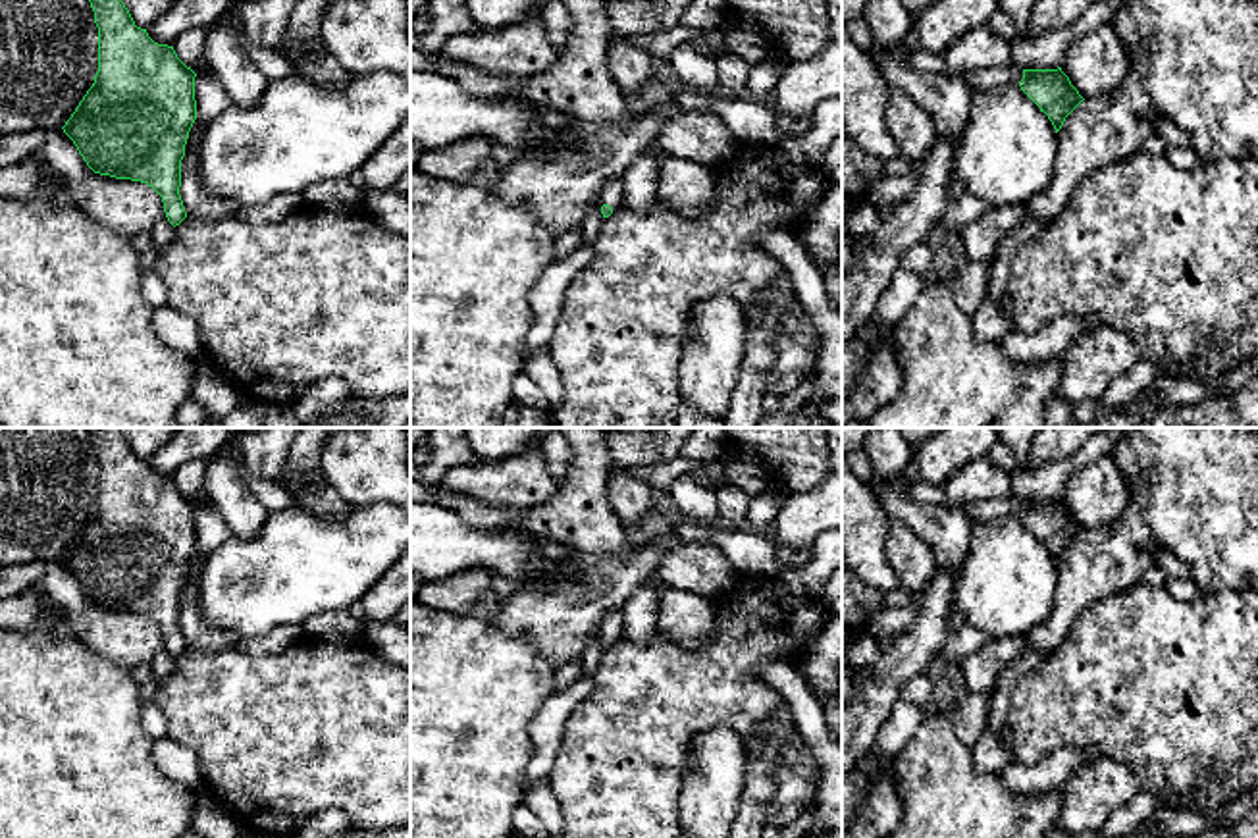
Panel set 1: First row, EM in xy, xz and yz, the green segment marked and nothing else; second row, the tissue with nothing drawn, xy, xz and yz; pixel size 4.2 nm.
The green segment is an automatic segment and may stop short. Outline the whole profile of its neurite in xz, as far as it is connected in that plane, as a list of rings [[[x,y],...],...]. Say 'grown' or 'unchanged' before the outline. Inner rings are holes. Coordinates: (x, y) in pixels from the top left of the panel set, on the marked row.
grown | [[[611,177],[597,200],[601,204],[603,218],[609,218],[616,208],[622,206],[622,177]]]

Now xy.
unchanged | [[[121,0],[89,2],[98,27],[98,71],[62,129],[94,173],[152,187],[175,227],[187,218],[179,187],[185,144],[197,119],[197,73],[177,58],[173,46],[154,42],[146,29],[137,27]]]

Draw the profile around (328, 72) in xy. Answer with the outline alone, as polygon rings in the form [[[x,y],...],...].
[[[328,52],[322,60],[314,60],[308,54],[301,56],[293,71],[326,87],[341,87],[354,77]]]

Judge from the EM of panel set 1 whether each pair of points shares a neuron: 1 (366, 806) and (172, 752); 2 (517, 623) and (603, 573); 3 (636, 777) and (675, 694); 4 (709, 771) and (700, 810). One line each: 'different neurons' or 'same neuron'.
1: different neurons
2: same neuron
3: same neuron
4: same neuron

